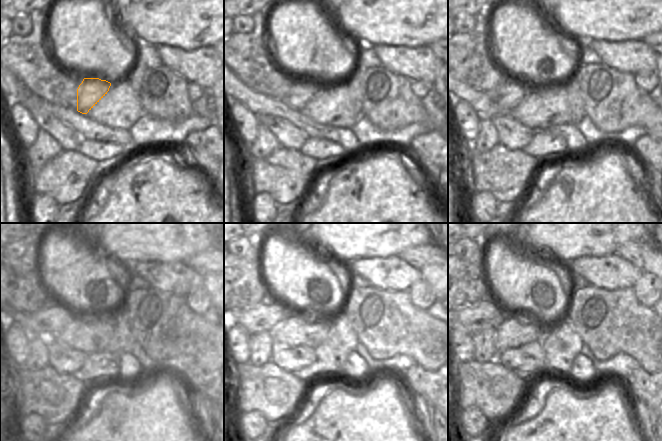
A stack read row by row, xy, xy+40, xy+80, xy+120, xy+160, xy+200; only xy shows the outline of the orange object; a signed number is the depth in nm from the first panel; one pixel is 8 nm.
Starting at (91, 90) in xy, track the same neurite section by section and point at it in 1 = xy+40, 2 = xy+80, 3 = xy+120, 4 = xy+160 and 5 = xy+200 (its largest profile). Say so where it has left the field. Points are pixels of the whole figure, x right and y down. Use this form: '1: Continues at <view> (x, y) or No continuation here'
1: Continues at xy+40 (300, 93)
2: Continues at xy+80 (508, 95)
3: Continues at xy+120 (49, 320)
4: Continues at xy+160 (261, 318)
5: Continues at xy+200 (486, 314).

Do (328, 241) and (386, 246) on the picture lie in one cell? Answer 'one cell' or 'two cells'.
one cell

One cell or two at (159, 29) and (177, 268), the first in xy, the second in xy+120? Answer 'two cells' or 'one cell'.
two cells

